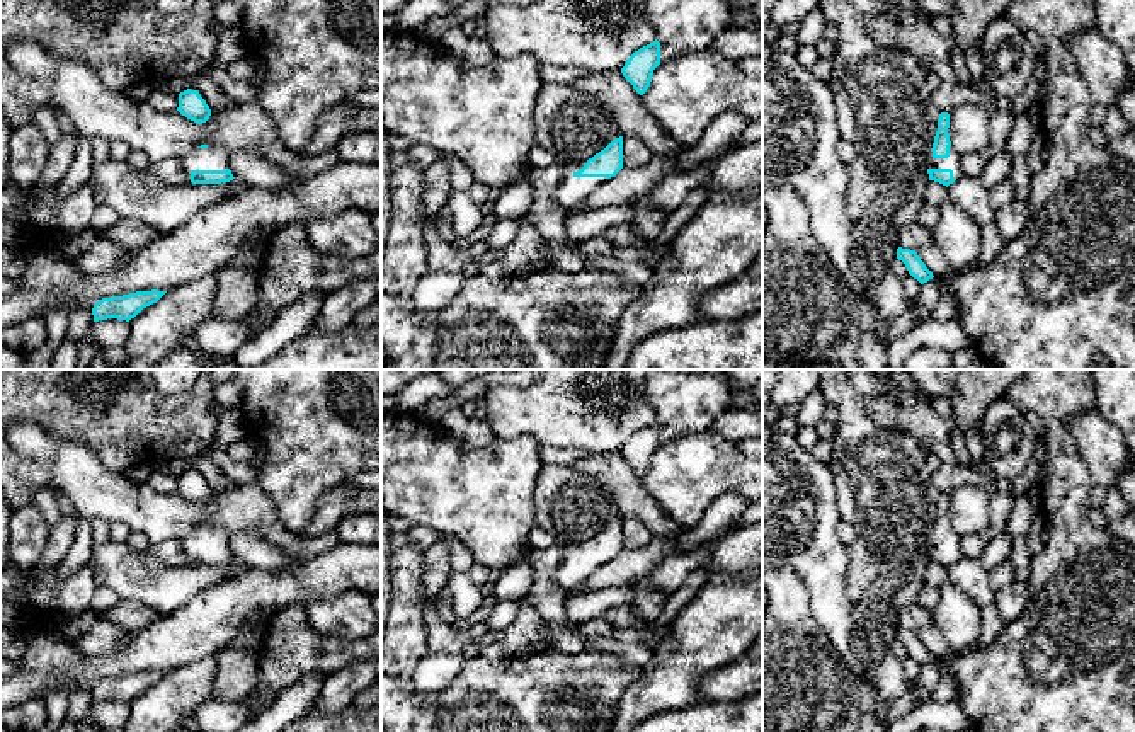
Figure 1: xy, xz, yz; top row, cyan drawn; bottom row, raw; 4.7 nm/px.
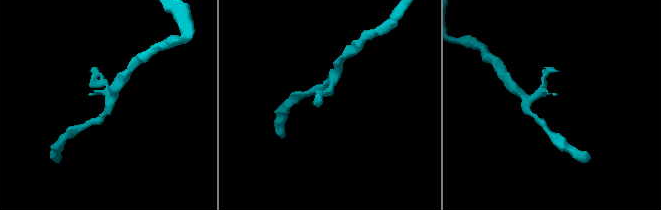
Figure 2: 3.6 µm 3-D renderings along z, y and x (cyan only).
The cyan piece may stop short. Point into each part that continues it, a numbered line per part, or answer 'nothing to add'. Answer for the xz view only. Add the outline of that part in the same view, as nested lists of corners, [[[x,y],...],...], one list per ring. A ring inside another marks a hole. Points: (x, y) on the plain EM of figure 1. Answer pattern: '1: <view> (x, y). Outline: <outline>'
1: xz (572, 571). Outline: [[[572,541],[567,545],[567,558],[551,574],[551,584],[565,594],[584,582],[596,569],[609,562],[607,558],[575,558],[587,541]]]

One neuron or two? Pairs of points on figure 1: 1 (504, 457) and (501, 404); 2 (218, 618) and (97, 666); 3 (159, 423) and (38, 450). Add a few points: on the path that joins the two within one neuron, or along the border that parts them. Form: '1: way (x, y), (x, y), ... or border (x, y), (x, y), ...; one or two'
1: border (496, 438), (530, 434), (540, 446); two
2: way (188, 635), (128, 659); one
3: border (41, 426), (51, 434), (82, 441), (108, 468); two

